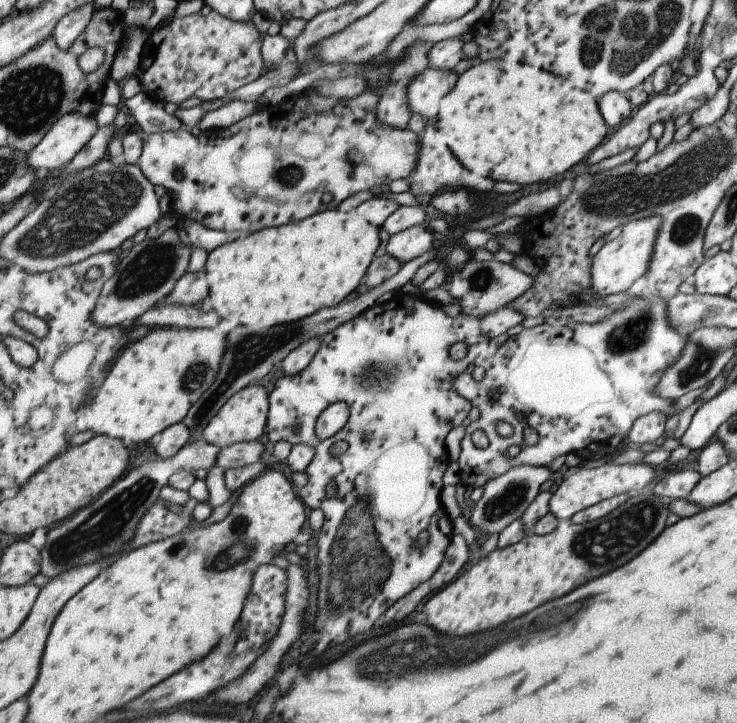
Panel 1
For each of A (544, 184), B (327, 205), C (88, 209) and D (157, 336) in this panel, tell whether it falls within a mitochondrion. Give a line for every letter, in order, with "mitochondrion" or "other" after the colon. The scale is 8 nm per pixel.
A: other
B: other
C: mitochondrion
D: other

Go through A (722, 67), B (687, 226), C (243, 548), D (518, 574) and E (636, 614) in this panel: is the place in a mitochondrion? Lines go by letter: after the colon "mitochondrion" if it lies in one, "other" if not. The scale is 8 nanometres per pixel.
A: other
B: mitochondrion
C: mitochondrion
D: other
E: other

